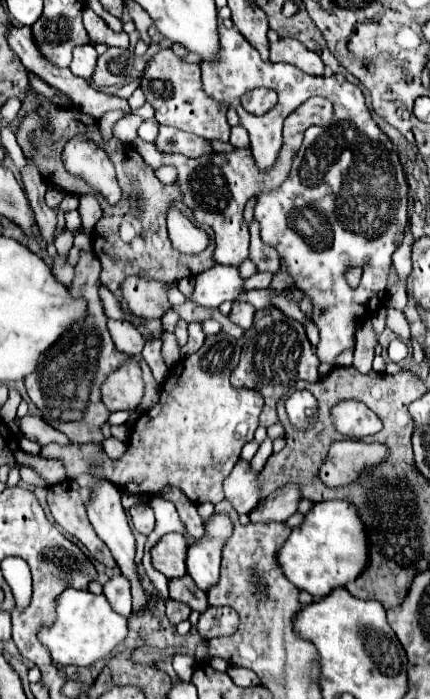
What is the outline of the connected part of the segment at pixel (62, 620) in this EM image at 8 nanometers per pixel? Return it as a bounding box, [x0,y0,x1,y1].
[39,589,127,665]

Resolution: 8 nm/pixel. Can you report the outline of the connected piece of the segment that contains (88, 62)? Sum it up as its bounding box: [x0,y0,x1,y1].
[69,45,97,79]

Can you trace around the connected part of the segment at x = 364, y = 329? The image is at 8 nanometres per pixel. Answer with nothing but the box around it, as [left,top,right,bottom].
[353,319,377,373]

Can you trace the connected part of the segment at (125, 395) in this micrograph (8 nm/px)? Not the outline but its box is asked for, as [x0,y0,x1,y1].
[101,359,145,411]

